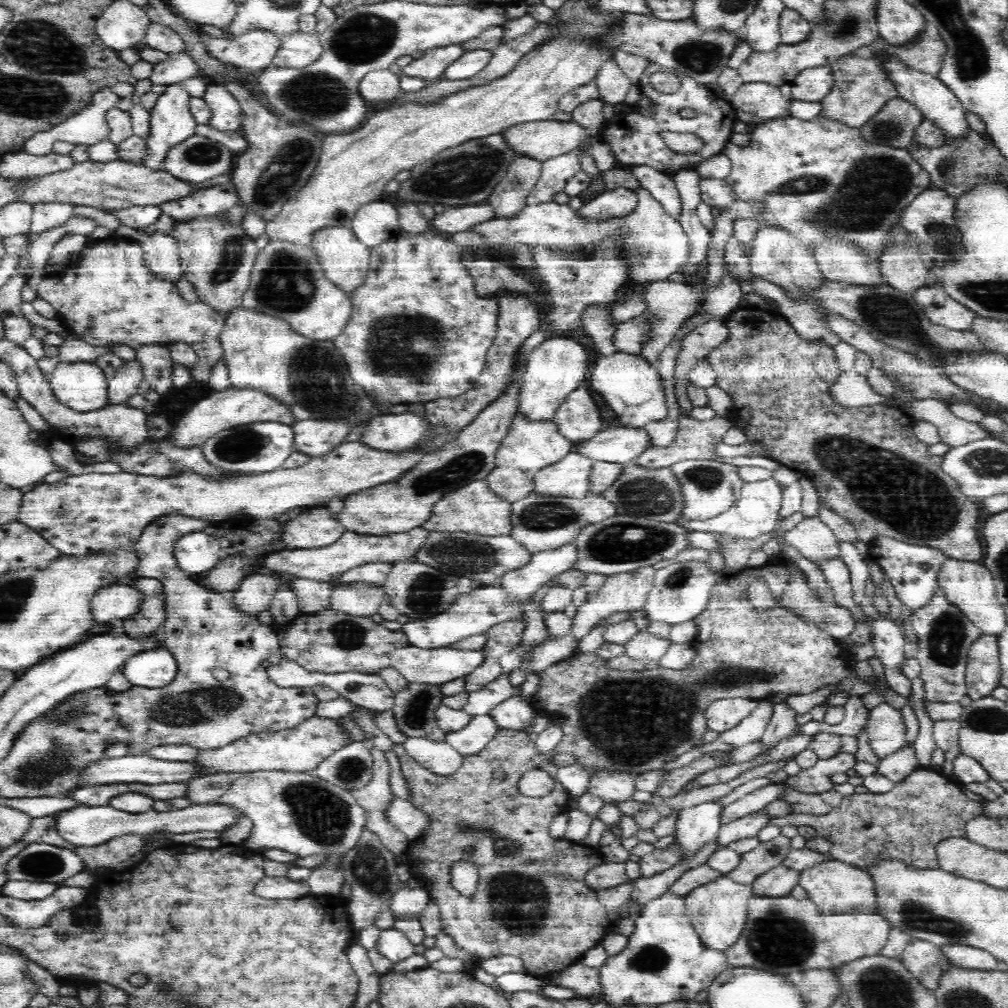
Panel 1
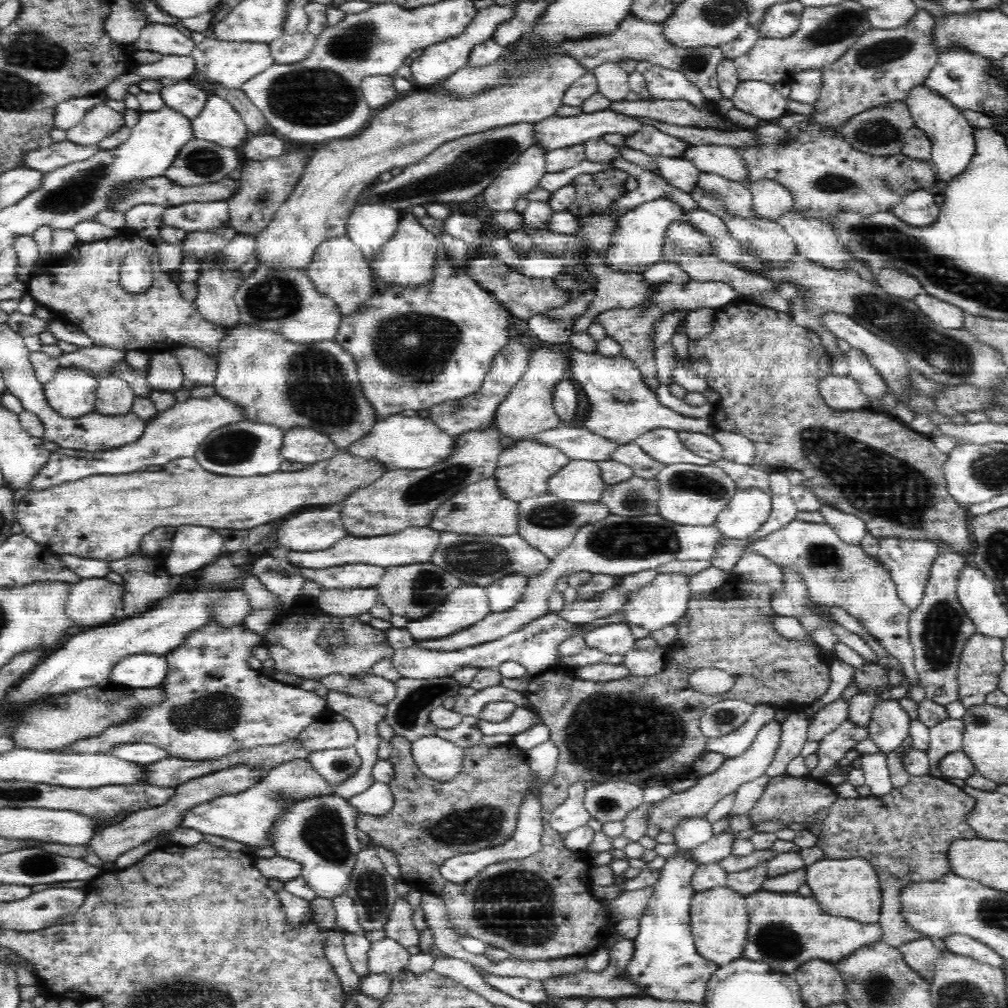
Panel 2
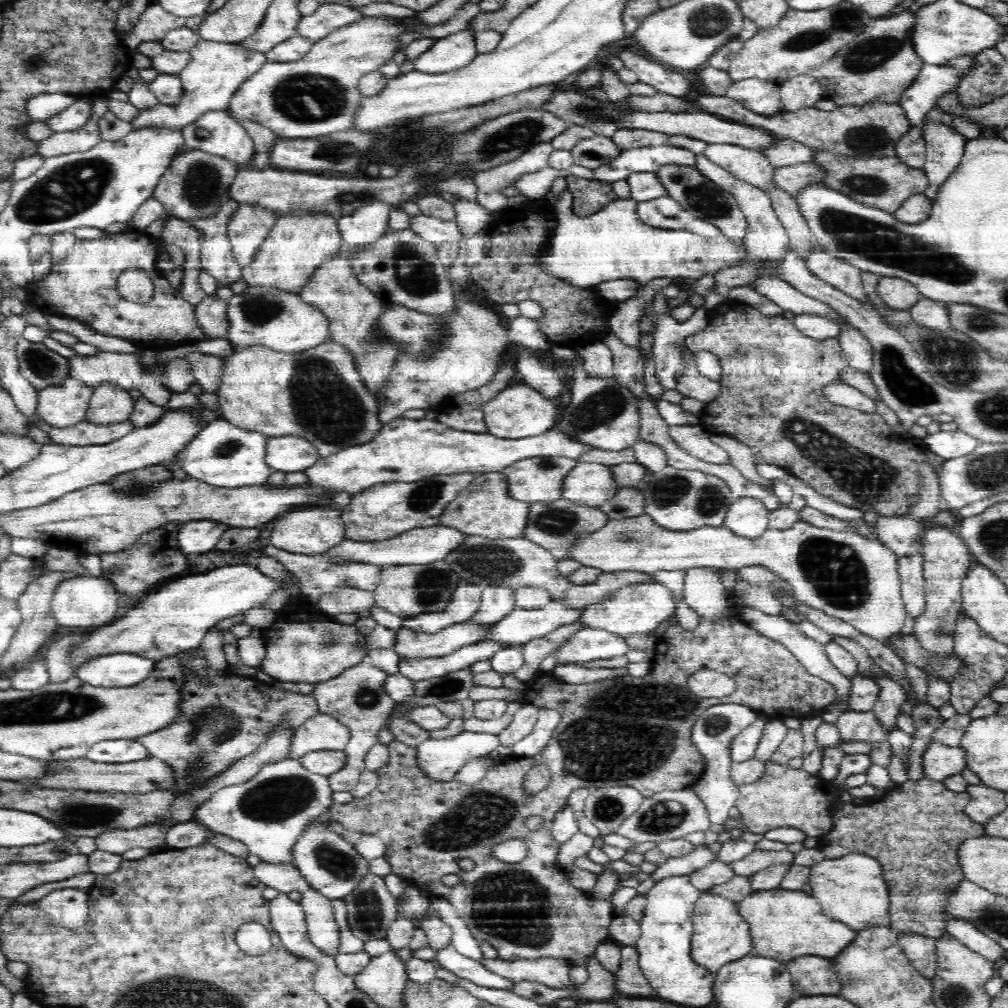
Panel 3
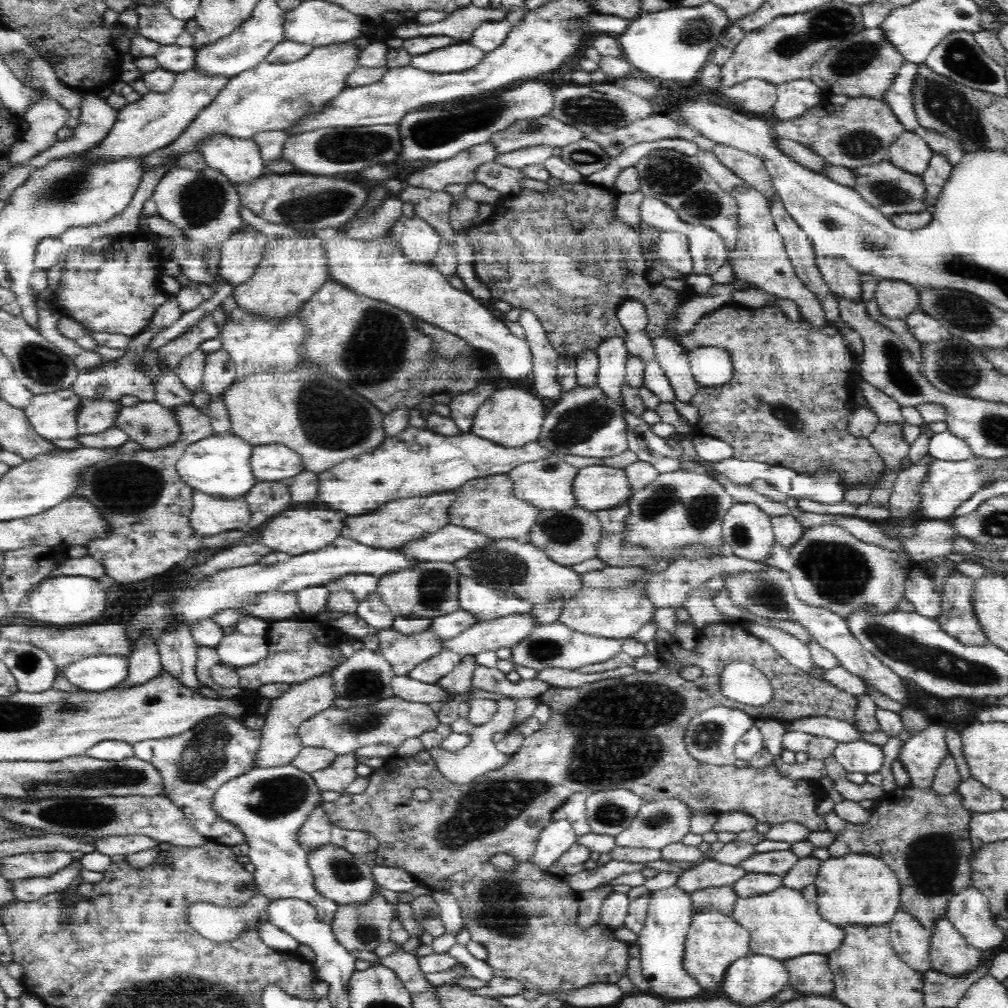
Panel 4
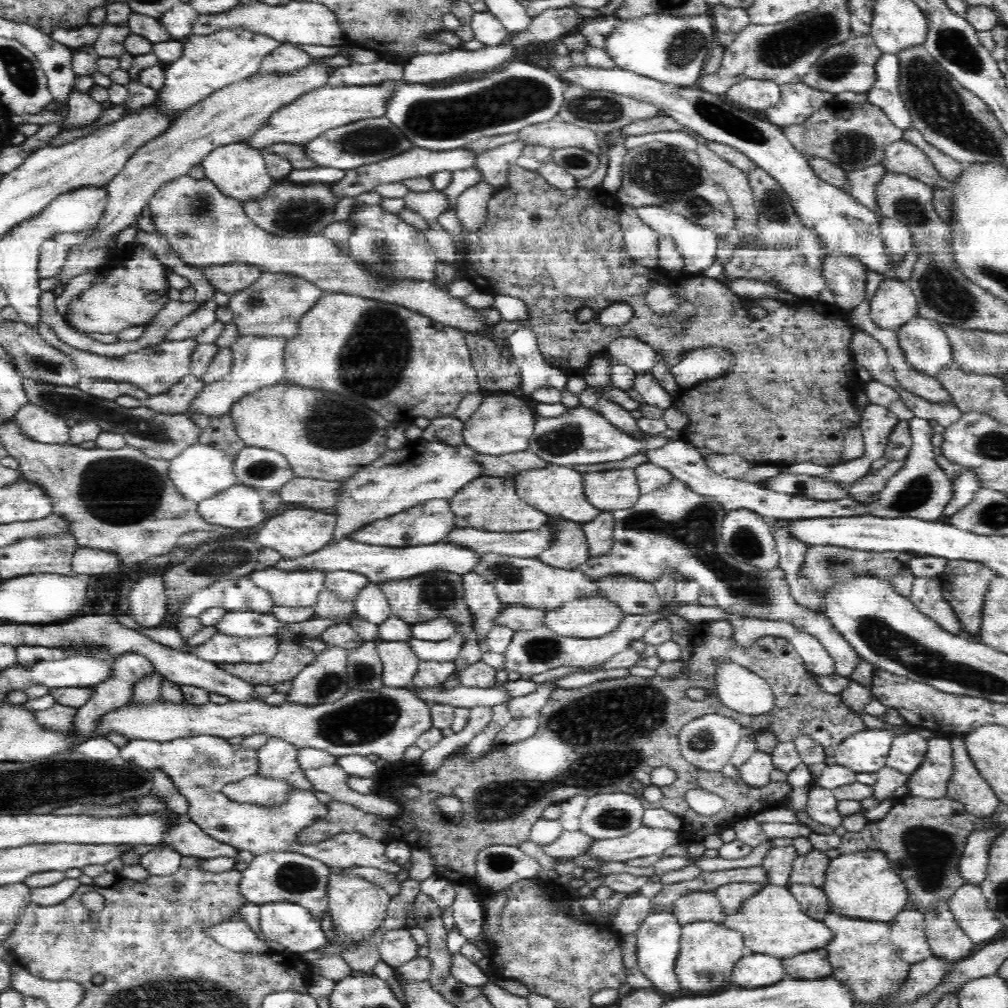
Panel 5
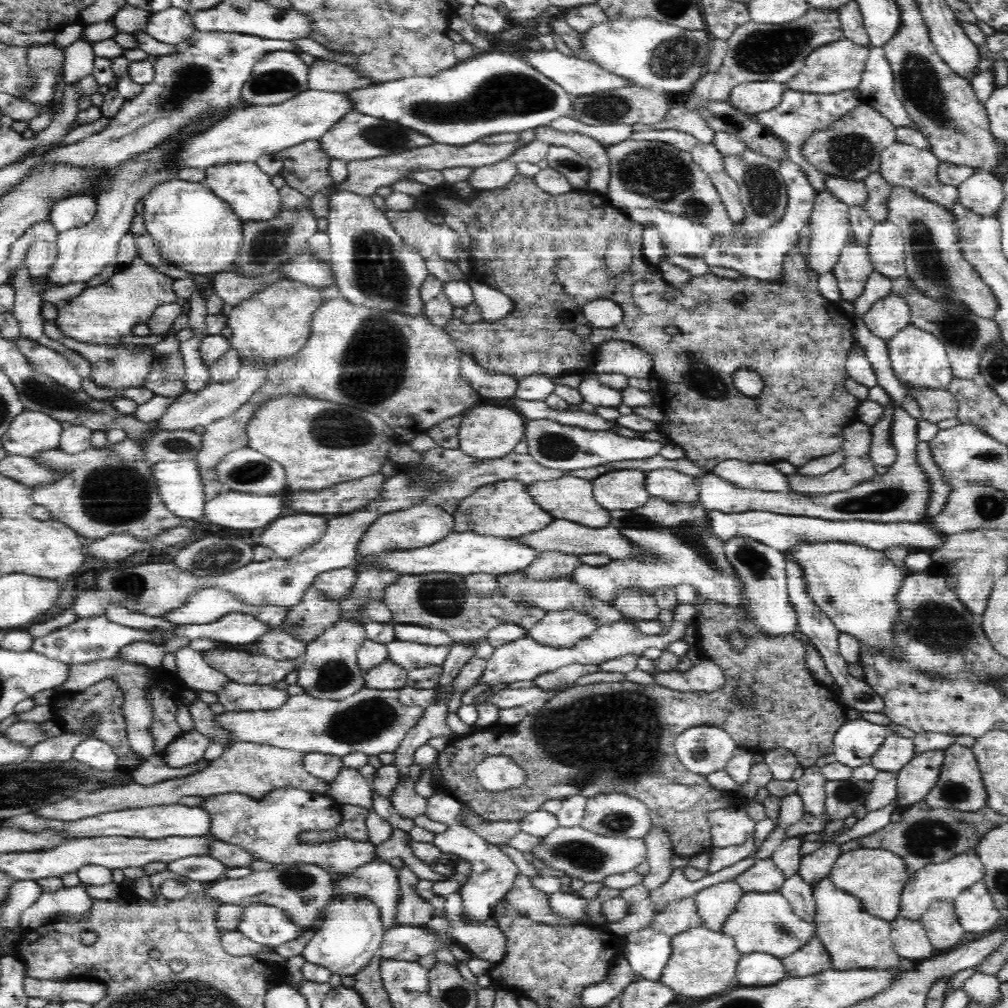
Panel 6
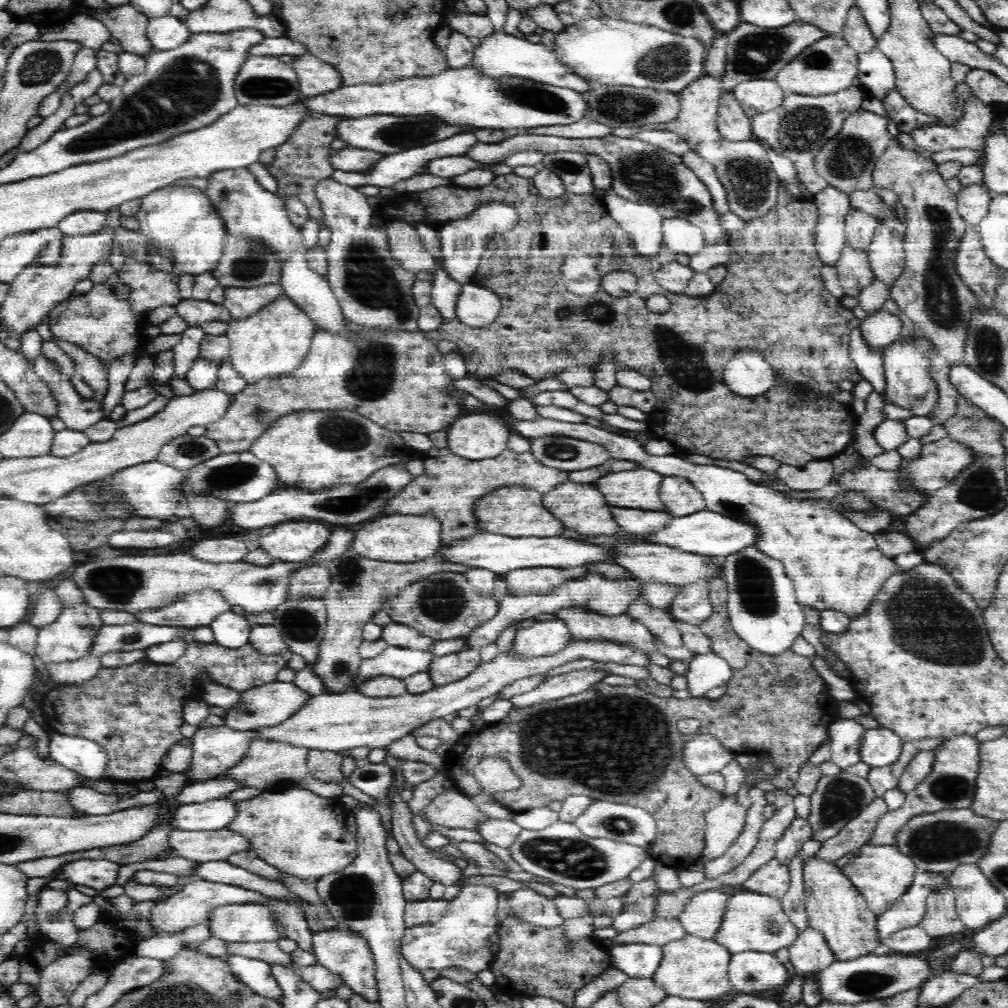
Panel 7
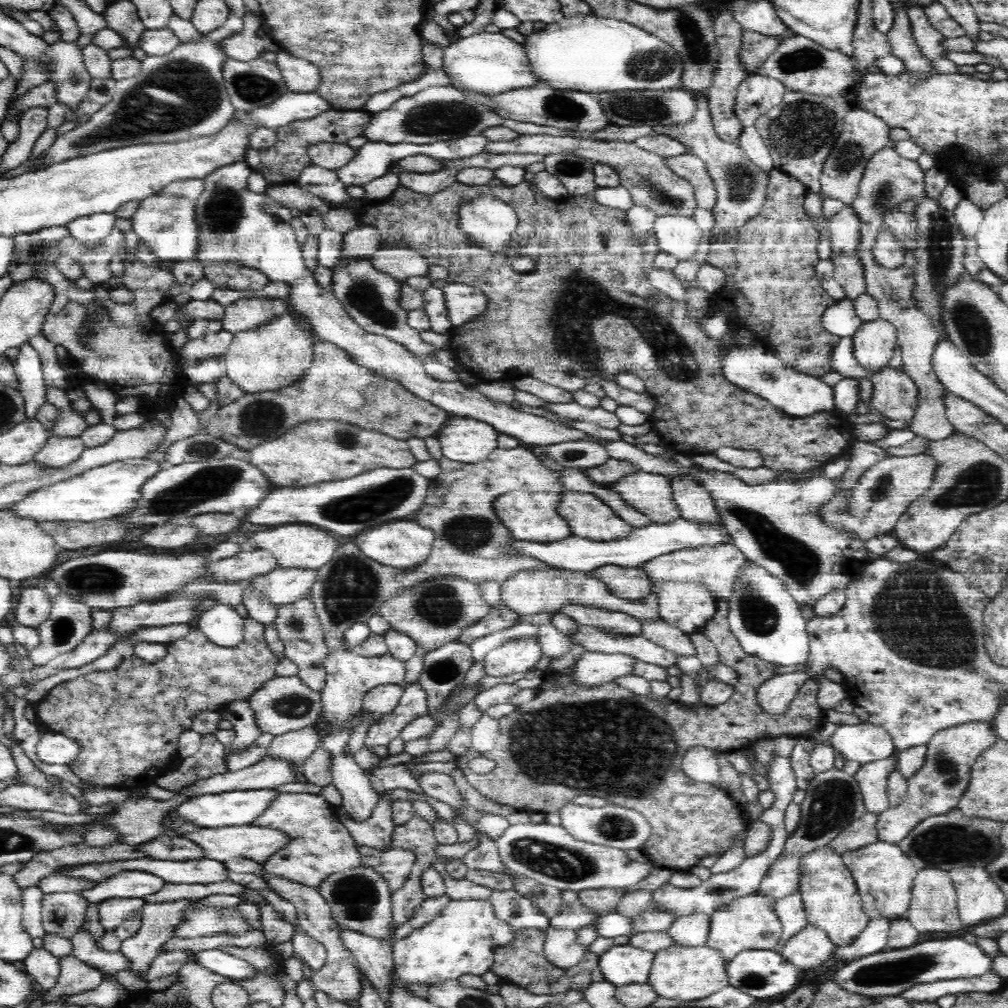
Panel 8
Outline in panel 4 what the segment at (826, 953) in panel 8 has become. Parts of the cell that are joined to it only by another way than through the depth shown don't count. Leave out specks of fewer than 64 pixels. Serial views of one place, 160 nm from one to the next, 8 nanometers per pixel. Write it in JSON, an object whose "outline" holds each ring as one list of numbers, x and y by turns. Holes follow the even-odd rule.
{"outline":[[810,953,784,959,783,963,790,973,790,988,800,994,832,995,835,980,827,955]]}

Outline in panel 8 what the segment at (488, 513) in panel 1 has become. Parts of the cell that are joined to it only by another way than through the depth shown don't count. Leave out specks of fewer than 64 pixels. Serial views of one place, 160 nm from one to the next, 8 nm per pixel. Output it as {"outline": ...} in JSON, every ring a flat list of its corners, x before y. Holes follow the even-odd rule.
{"outline":[[512,491,500,494,496,498,496,502,493,504,493,510,496,511,496,518,500,519,500,522,504,523,504,527,508,529,508,534,518,540,540,540,552,542,554,540,564,540,568,536,572,535,572,531,568,526,566,519,562,518,558,511,556,511,557,505,560,504,560,498,562,492,526,492]]}

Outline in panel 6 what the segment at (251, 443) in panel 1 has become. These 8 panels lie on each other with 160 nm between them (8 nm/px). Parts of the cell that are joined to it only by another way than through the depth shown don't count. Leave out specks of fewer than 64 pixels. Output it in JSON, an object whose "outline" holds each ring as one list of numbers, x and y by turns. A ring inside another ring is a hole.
{"outline":[[198,460,160,461,152,464,156,488,162,496,164,504,176,516,205,520,204,504,206,502,203,491,203,479,199,475]]}

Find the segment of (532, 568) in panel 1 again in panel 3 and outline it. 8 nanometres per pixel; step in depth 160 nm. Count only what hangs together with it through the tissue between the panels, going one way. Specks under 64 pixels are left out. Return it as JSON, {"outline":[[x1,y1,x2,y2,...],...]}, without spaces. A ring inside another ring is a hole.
{"outline":[[484,586,480,610,473,616,478,622,498,622,516,607,516,590,512,587]]}

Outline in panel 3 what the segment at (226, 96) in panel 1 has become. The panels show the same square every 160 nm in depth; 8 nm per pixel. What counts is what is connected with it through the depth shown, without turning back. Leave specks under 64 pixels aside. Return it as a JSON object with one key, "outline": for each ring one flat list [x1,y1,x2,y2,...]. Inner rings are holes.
{"outline":[[228,109,206,110,206,112,198,114,192,122,188,122,183,127,183,135,186,139,187,148,203,148,206,152,225,156,242,165,242,168,255,155,253,140,243,125,233,117]]}

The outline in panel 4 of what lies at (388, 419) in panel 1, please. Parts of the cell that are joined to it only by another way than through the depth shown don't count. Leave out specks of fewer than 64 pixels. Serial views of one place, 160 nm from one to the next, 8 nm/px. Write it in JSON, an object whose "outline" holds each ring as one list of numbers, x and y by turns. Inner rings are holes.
{"outline":[[408,426,397,436,386,437,381,446,372,452,360,452,360,456,332,464,332,468,326,472,316,472,317,482,320,483,316,492,317,501,347,516,358,516,380,508,384,500,428,496,428,492,446,492,448,488,459,488,469,480,508,473,520,464,536,462,555,454,552,449,546,449,542,440,530,441,529,444,521,445,521,448,508,448,471,433,441,436,428,428]]}

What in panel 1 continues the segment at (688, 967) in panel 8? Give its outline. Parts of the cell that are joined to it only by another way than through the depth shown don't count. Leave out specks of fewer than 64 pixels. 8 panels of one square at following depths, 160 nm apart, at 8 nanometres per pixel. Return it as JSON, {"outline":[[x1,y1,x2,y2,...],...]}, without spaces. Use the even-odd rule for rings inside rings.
{"outline":[[721,874,714,880,694,888,683,897,683,901,688,912,688,919,703,942,710,948,724,951,738,940,740,933,744,930,748,918,749,902,755,895,752,883,742,884,727,874]]}

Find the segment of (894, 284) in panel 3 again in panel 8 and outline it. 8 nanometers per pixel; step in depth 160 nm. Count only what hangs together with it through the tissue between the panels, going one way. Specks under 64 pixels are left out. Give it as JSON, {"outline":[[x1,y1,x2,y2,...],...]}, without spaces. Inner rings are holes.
{"outline":[[880,319,866,322,852,336,856,363,875,373,888,367,897,346,896,326]]}

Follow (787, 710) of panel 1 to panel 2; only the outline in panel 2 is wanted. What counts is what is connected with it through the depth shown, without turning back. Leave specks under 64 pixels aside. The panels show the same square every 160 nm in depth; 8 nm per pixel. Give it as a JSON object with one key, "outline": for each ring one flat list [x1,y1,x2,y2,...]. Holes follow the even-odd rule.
{"outline":[[772,720,765,724,756,735,750,748,740,754,740,756,728,758,725,763,713,774,699,778,695,787,683,793,671,794,664,799,662,806,656,810,652,816,652,824,660,827,661,830,671,832,673,827,683,818,702,815,708,813,719,800,731,793,737,792,740,786,744,786,756,778,762,778,767,775,767,768,776,758,781,743,782,723,778,720]]}

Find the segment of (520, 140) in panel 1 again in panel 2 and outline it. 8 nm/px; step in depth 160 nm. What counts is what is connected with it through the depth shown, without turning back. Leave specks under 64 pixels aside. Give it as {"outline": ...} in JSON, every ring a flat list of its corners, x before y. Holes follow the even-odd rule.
{"outline":[[610,110,595,112,594,114,580,113,573,117,561,117,558,115,540,120,532,124,532,145,538,147,544,154,550,151,570,148,579,144,585,144,588,141,598,137,610,136,611,134,623,135,625,137,632,135,640,130,641,123,631,117,625,117,616,114]]}

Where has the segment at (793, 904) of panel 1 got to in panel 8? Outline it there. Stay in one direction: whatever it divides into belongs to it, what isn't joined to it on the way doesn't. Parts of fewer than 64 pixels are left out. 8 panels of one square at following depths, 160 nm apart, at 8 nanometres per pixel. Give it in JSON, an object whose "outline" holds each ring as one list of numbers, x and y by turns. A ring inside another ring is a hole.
{"outline":[[760,893,735,898,732,904,714,912,711,918,705,944,719,950,726,962,730,962,740,951,775,949,774,946,782,938,783,927,776,915,775,906,772,905,772,900]]}

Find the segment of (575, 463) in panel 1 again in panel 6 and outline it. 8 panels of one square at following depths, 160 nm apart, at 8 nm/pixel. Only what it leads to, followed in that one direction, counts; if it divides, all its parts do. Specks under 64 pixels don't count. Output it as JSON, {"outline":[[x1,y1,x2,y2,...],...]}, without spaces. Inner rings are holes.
{"outline":[[641,470,606,472,591,481,596,502,609,511,634,510,651,498,644,485,646,473]]}

